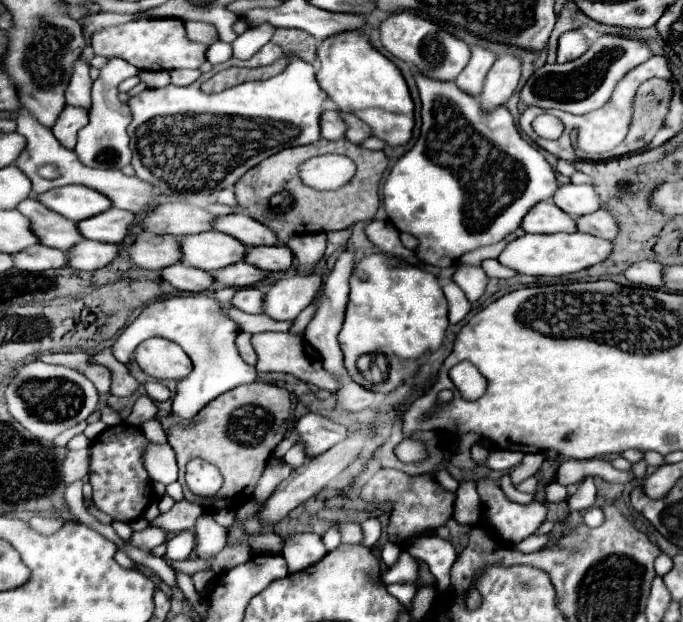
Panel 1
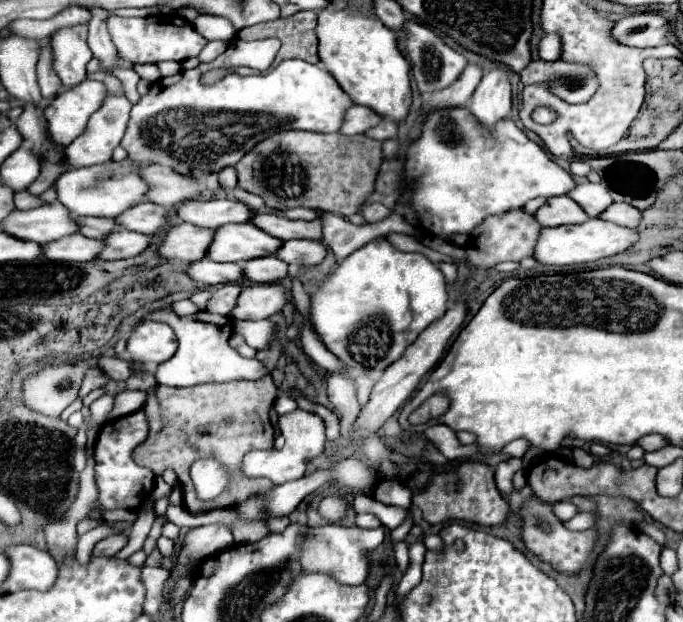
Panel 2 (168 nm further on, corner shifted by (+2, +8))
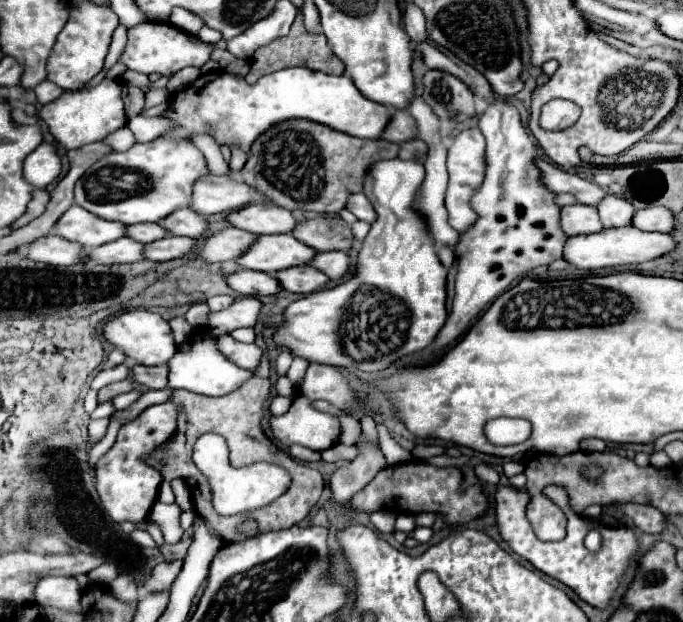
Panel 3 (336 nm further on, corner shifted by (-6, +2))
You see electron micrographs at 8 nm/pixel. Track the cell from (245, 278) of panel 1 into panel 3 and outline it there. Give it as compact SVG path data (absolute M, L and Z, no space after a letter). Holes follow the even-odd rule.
M296 266L296 268L280 270L274 276L280 280L280 286L284 290L290 290L296 294L316 292L330 282L330 278L326 278L326 274L322 274L320 270L316 270L312 266Z

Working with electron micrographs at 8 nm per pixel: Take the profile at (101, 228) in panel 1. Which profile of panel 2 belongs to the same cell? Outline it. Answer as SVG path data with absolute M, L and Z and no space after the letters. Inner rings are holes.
M142 202L136 204L134 208L128 208L128 212L122 212L122 216L116 216L114 220L124 230L154 234L162 230L166 224L166 210L162 206Z

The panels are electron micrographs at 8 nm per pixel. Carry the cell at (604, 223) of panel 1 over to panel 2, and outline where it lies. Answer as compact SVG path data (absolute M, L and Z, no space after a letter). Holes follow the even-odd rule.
M614 202L614 204L610 204L610 208L606 208L606 212L600 212L598 218L600 220L614 222L618 226L636 228L642 216L640 216L640 210L638 208L634 208L630 204L624 204L624 202Z

